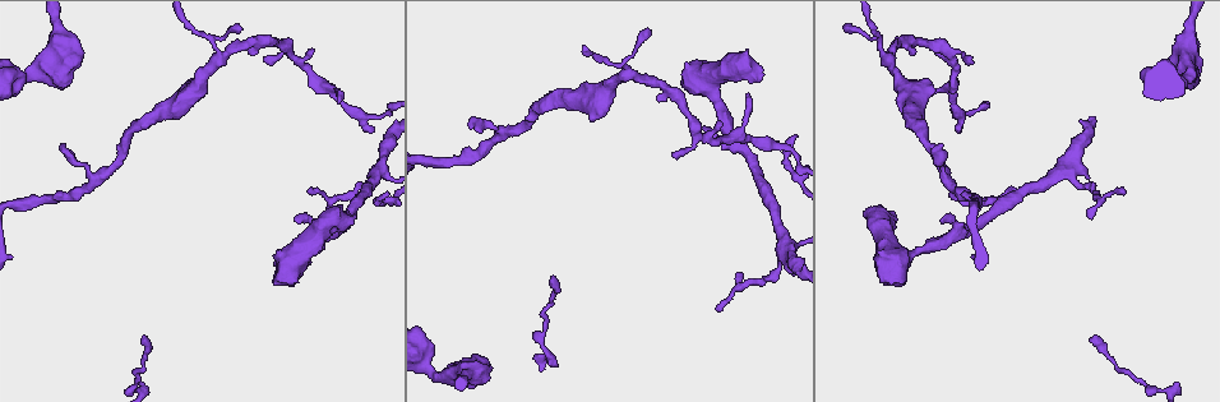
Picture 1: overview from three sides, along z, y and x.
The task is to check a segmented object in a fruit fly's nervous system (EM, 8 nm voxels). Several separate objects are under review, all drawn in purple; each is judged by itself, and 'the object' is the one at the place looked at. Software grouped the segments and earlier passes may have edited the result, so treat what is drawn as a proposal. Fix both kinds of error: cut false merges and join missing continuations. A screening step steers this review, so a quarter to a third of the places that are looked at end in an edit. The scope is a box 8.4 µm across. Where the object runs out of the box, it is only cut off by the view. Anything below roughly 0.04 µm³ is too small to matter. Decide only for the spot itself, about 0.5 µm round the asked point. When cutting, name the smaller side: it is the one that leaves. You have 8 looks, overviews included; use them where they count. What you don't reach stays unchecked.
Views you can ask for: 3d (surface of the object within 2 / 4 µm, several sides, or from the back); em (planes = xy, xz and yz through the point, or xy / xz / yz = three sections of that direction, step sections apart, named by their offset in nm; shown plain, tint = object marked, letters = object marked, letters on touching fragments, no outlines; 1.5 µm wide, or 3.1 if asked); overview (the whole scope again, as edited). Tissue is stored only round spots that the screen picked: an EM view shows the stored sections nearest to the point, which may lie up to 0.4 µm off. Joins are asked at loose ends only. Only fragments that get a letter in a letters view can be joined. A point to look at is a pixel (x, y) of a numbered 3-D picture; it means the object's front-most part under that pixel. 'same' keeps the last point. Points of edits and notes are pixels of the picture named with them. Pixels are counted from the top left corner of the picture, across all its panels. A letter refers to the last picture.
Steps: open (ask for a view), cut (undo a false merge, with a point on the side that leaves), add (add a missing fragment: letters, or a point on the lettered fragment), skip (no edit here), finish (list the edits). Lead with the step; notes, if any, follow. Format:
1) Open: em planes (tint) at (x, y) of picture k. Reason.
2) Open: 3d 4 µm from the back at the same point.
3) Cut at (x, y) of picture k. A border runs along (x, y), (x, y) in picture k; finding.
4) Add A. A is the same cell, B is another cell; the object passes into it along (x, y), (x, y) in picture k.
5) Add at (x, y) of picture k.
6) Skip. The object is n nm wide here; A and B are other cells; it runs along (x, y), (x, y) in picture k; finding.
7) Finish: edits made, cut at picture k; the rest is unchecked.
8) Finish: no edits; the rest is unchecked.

Open: 3d 2 µm at (651, 32) of picture 1. Thin end.

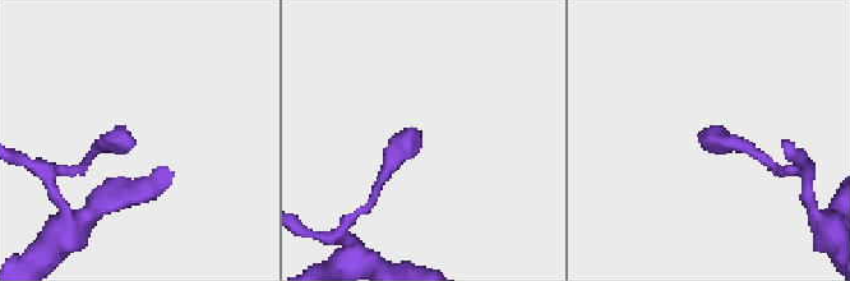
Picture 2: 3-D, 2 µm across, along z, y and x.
Open: em xy step 4 (letters) at (130, 136) of picture 2.

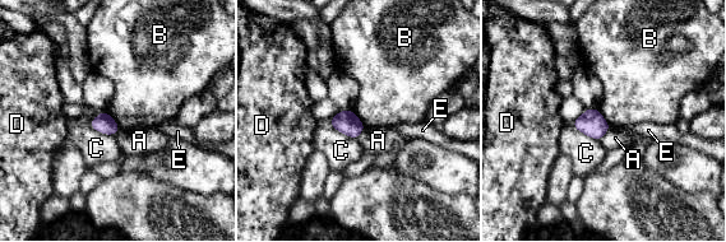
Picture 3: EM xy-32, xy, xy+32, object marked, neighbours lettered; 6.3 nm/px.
Skip. The object is 120 nm wide here; the longest contact is with C, 220 nm; A, B, C, D and E are other cells; none of them fits.

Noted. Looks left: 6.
Open: 3d 4 µm from the back at (470, 125) of picture 1.

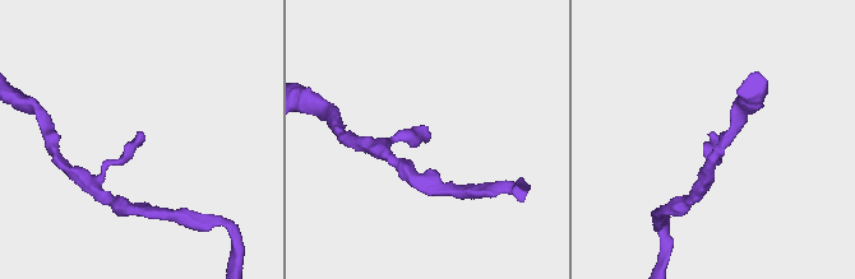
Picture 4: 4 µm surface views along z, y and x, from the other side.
Open: em planes (letters) at (142, 131) of picture 4.

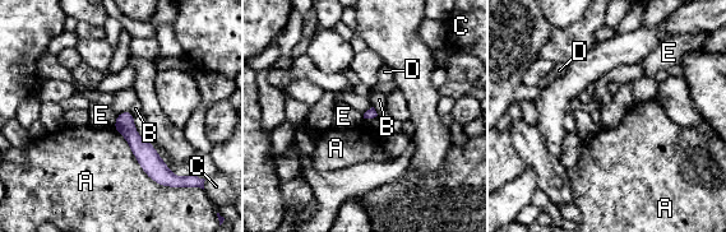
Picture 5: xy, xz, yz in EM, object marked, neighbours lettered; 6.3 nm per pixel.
Skip. A, B, C, D and E are other cells; it runs along (121, 116), (124, 125), (160, 177) in picture 5; none of them fits.

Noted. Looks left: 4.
Open: 3d 4 µm from the back at (181, 88) of picture 1. Branch stops here.

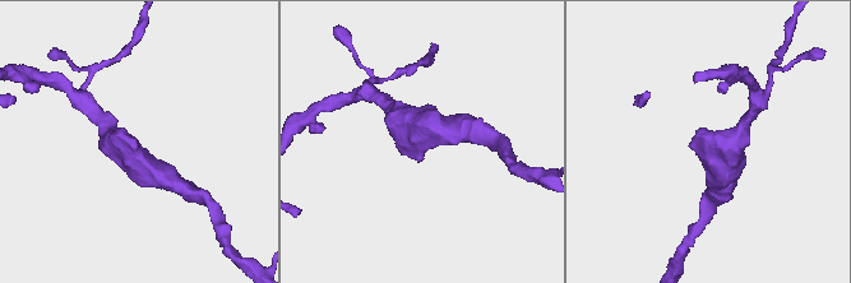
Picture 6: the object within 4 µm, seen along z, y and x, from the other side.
Open: em planes (letters) at (693, 139) of picture 6.

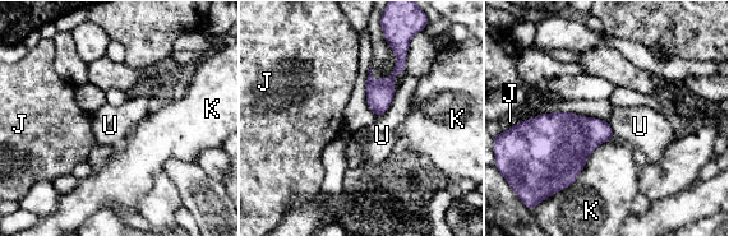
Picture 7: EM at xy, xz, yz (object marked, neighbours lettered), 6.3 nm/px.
Skip. J, K and U are other cells; a border runs along (397, 89), (390, 107), (378, 118) in picture 7; no lettered fragment goes on from it.

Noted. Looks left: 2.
Finish: no edits; the rest is unchecked.

